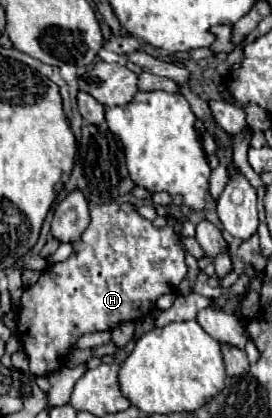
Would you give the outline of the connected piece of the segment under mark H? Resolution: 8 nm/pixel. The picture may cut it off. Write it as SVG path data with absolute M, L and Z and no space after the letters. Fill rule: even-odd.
M107 203L90 209L89 227L77 241L73 255L61 263L53 263L45 269L40 279L21 297L21 309L17 313L17 335L31 363L33 375L49 375L63 365L63 357L71 351L77 337L97 331L109 331L113 325L125 321L137 321L155 309L155 301L169 291L175 291L187 275L181 221L169 217L165 227L155 227L151 221L139 217L131 203Z

